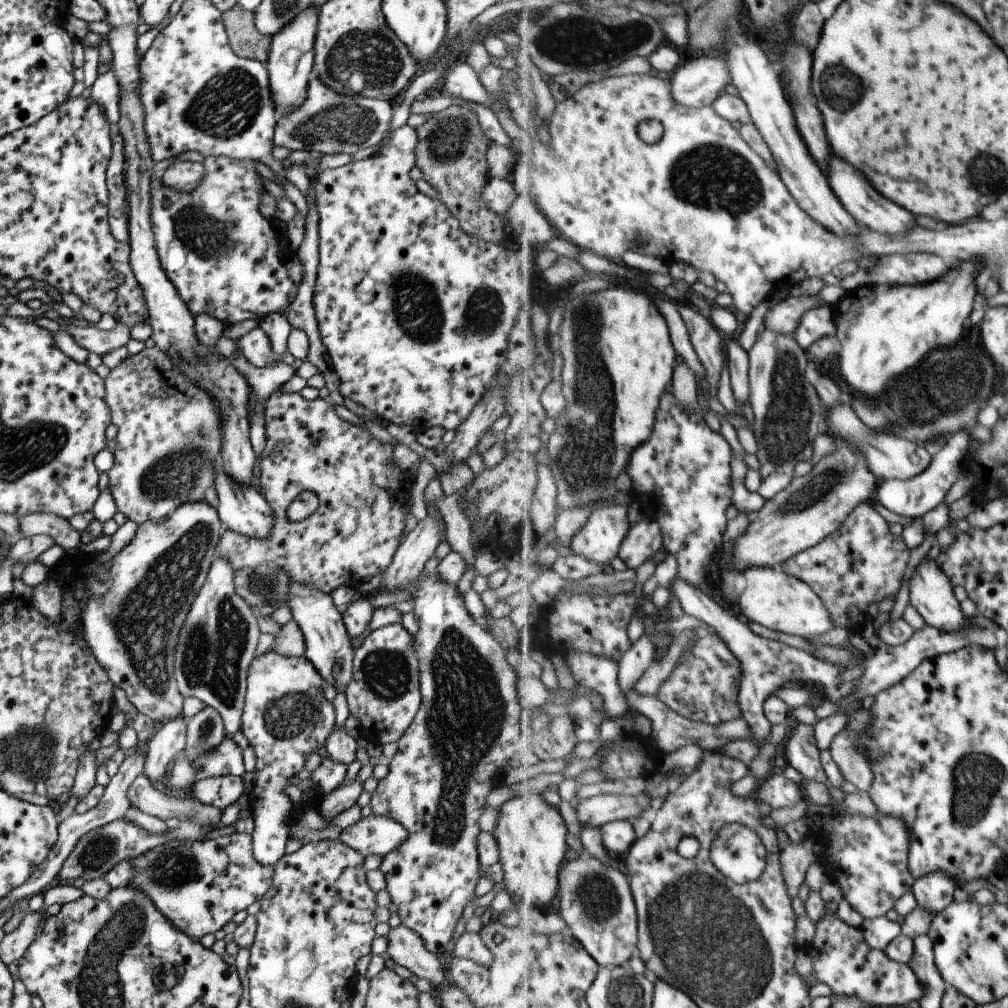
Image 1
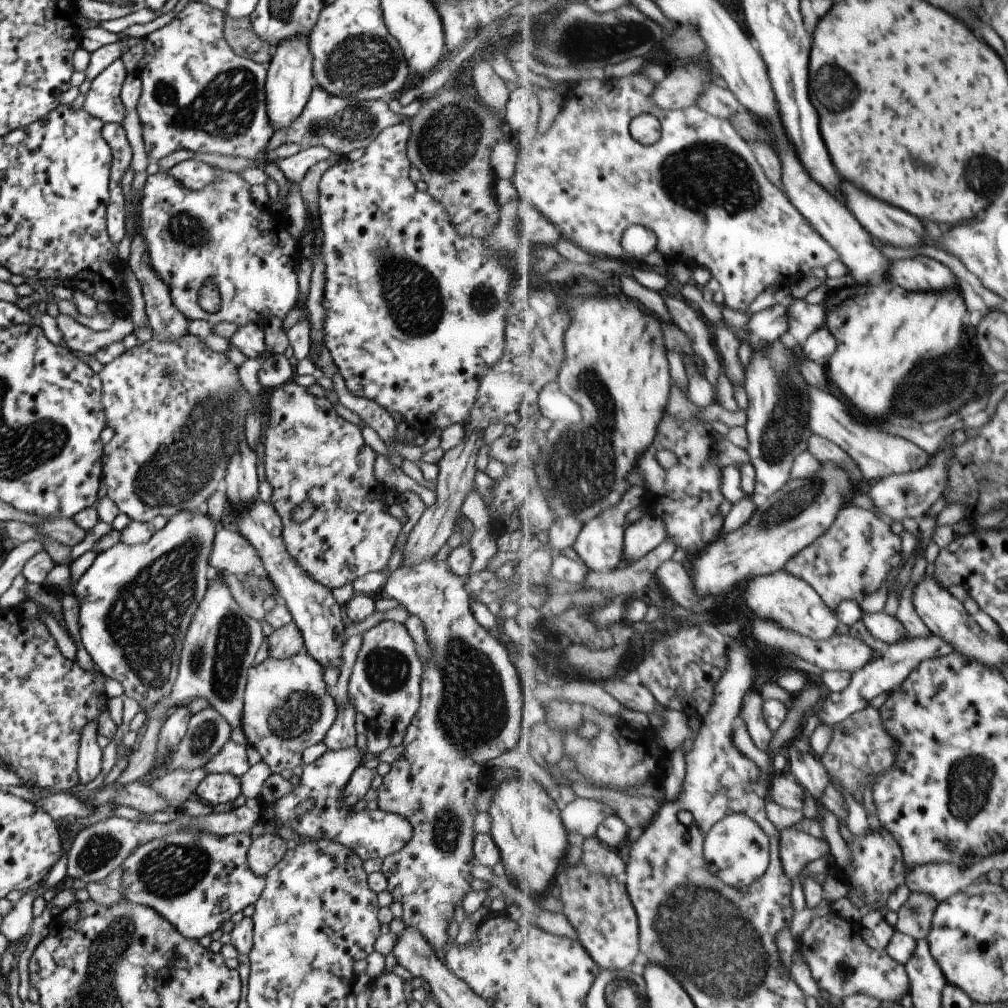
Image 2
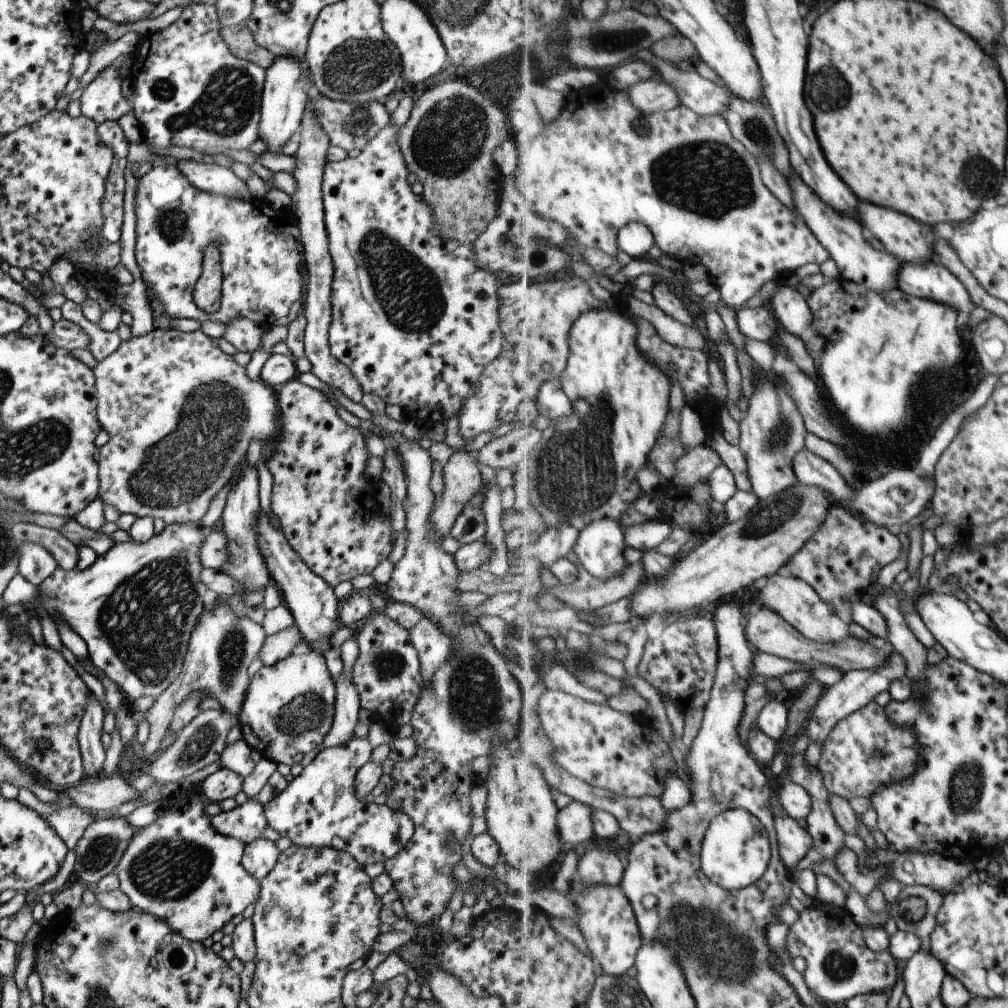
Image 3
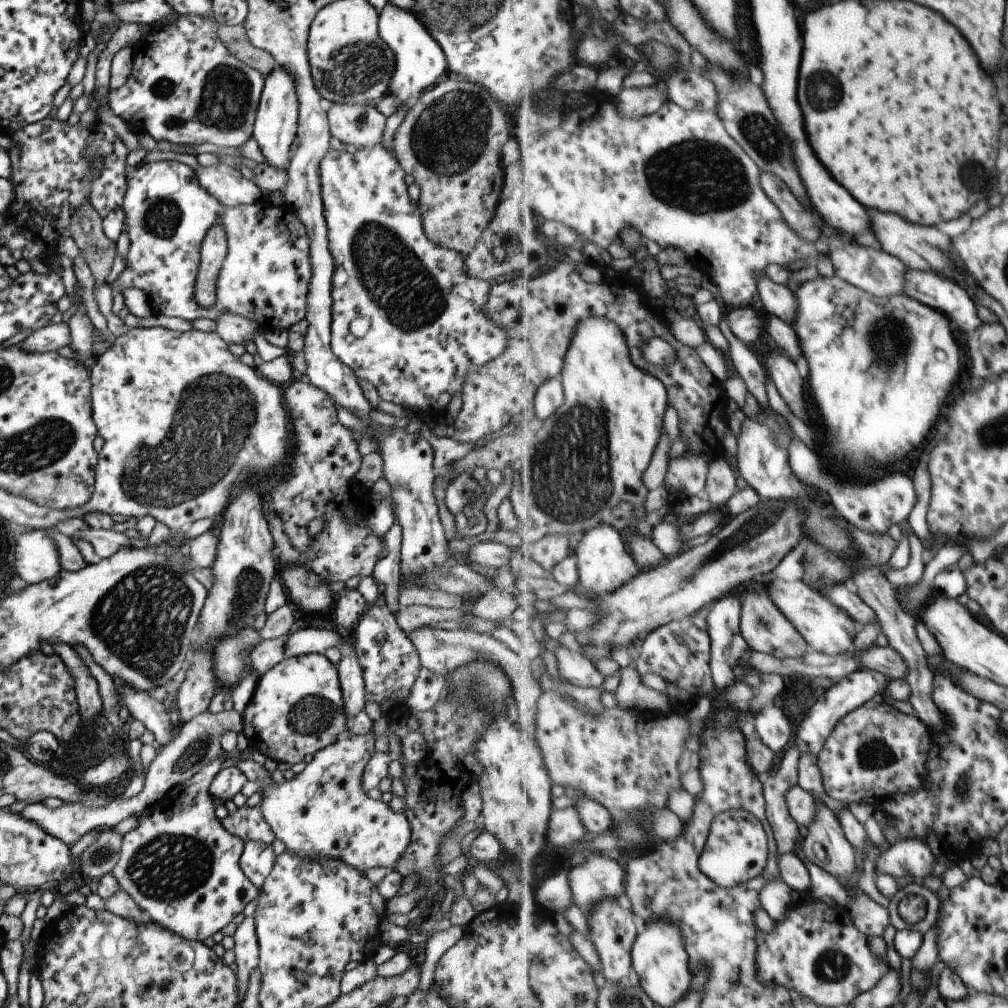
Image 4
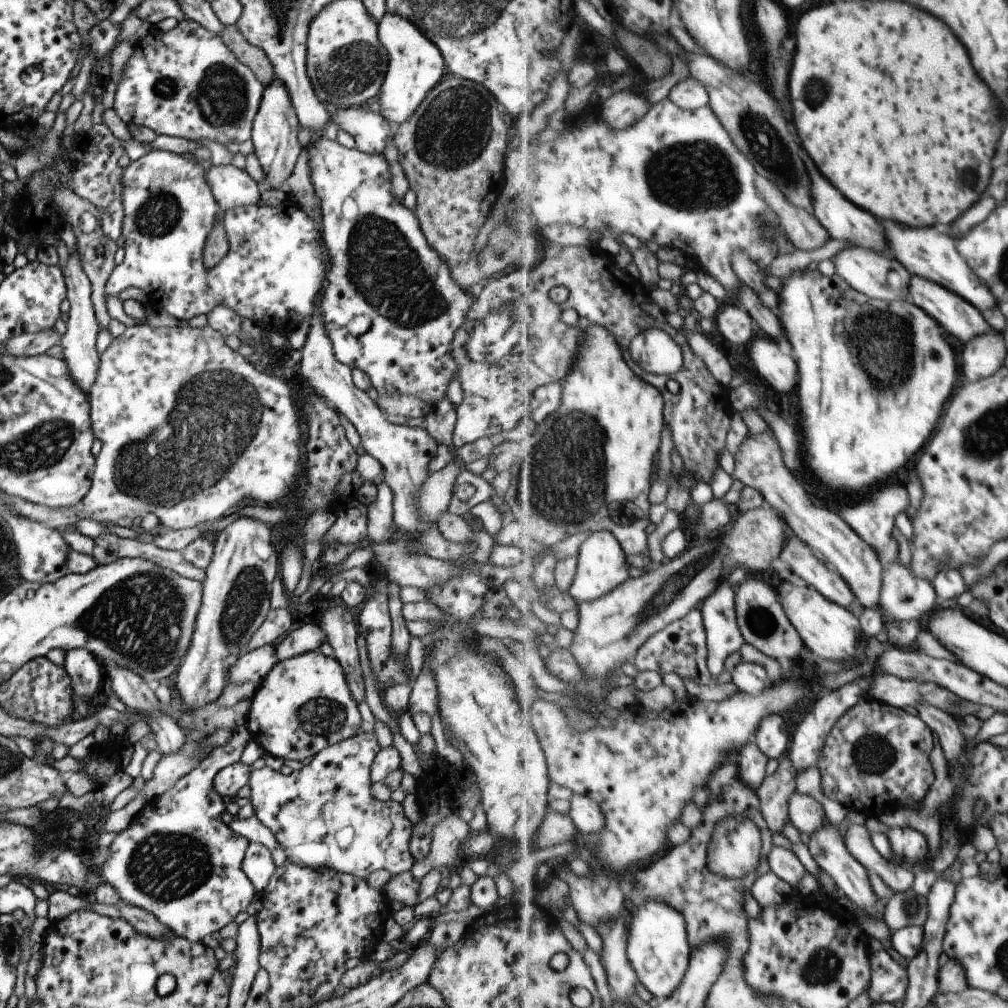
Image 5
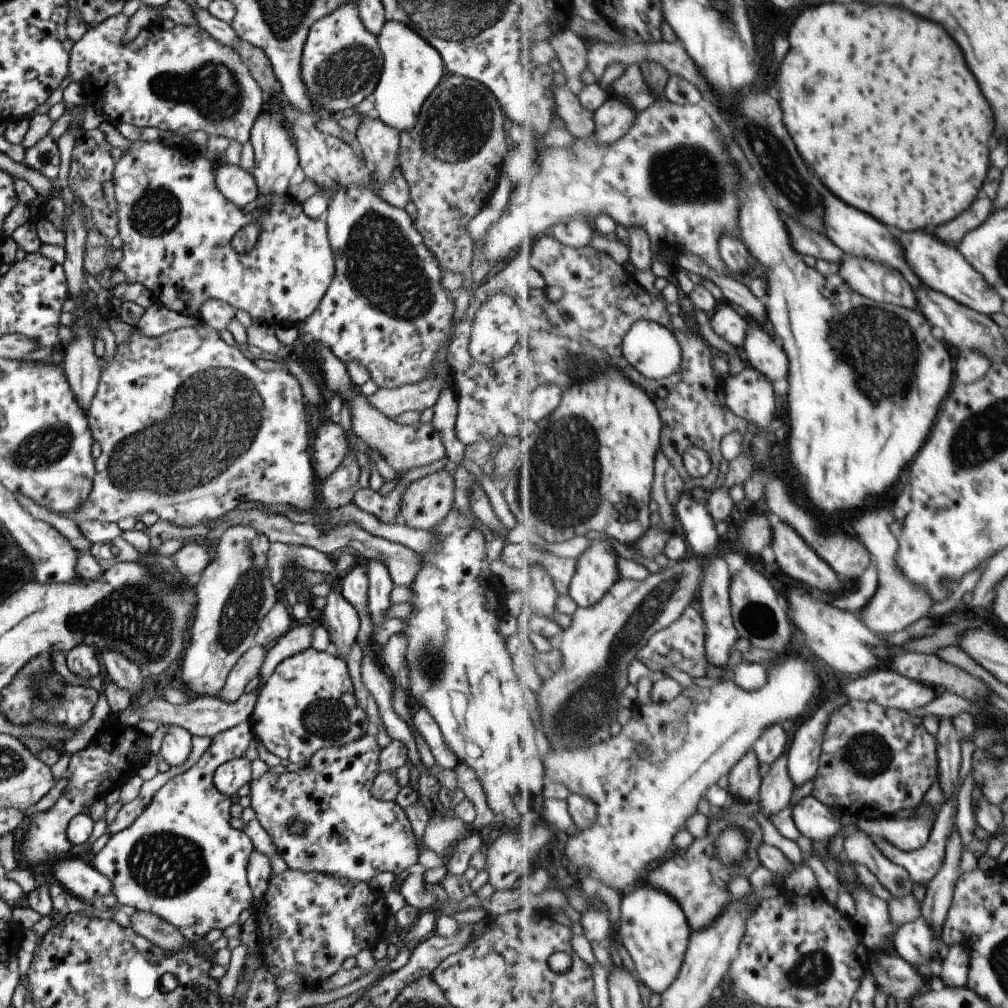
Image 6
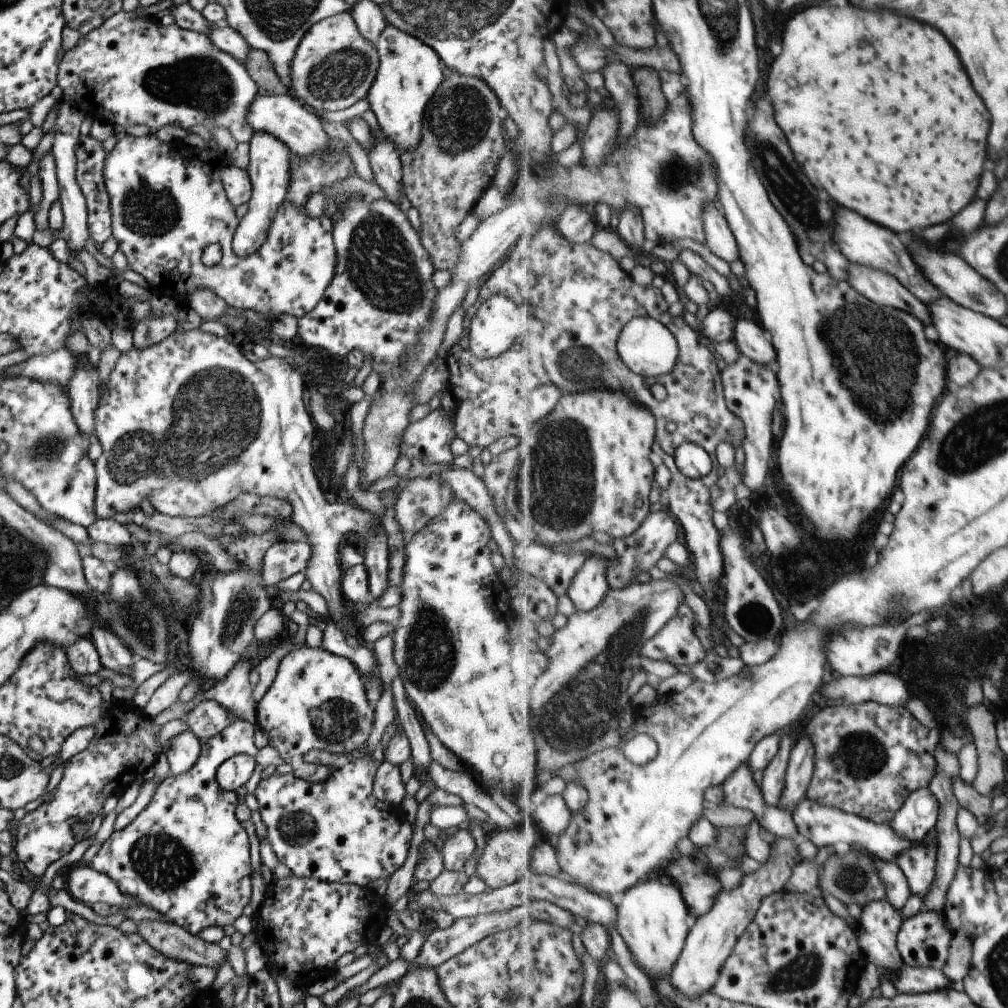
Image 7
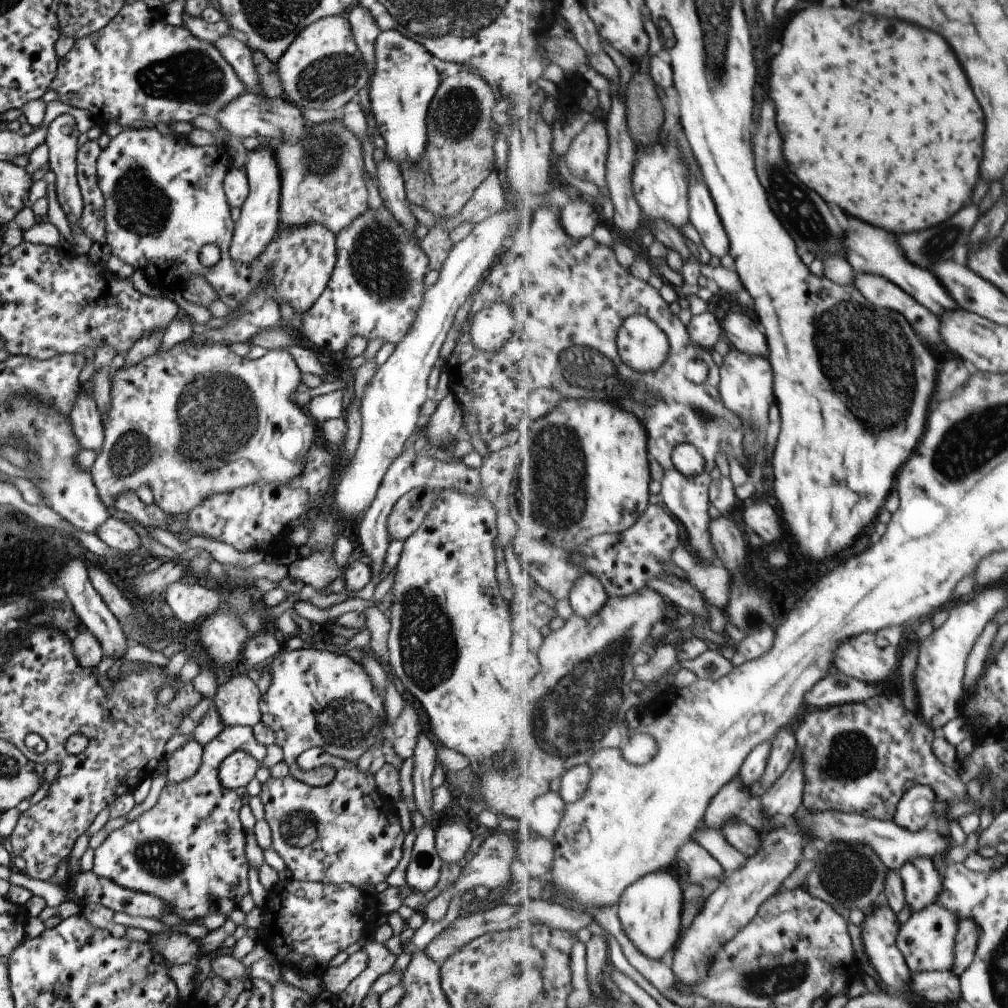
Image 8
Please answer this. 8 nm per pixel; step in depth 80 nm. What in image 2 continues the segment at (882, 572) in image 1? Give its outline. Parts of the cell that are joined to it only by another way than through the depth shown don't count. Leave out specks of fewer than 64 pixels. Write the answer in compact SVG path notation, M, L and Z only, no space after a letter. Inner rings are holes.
M849 504L832 528L793 557L785 569L814 586L821 598L837 610L843 600L855 600L860 604L877 593L905 560L901 535L891 530L890 523L871 510Z

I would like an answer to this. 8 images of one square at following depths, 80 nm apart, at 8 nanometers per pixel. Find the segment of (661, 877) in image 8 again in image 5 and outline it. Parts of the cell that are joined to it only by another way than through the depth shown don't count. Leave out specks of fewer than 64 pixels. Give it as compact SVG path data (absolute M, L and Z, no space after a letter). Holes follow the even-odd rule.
M655 899L637 907L629 904L625 915L630 928L628 957L639 981L653 996L668 999L684 981L692 958L685 917L676 908Z

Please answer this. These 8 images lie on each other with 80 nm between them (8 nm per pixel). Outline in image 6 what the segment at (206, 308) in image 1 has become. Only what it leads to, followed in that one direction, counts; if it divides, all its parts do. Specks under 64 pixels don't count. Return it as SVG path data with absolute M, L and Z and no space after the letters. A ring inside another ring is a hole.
M135 141L131 143L129 150L122 152L123 156L121 156L121 159L114 163L112 179L114 180L114 197L117 203L118 236L122 240L120 247L122 250L121 261L116 265L116 269L113 272L122 278L123 282L142 284L149 290L154 302L162 303L170 311L175 311L186 317L192 317L197 314L204 301L217 299L218 301L225 302L225 304L229 304L235 310L239 309L247 312L251 319L259 319L270 327L275 328L279 324L283 324L283 322L298 326L299 322L305 321L317 308L334 271L334 258L328 243L326 222L324 220L310 219L308 216L305 216L300 203L290 195L269 203L264 210L258 207L251 212L242 212L240 208L227 202L221 196L221 193L218 192L213 180L213 171L217 168L216 164L213 161L207 160L205 156L199 157L193 147L181 146L173 148L163 146L158 141ZM254 219L258 219L258 228L260 229L257 240L253 248L250 248L248 252L239 253L232 248L230 242L239 230L243 229L245 225L248 225Z

